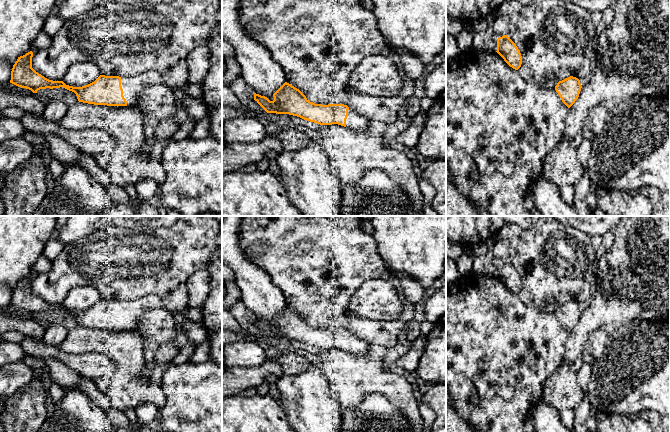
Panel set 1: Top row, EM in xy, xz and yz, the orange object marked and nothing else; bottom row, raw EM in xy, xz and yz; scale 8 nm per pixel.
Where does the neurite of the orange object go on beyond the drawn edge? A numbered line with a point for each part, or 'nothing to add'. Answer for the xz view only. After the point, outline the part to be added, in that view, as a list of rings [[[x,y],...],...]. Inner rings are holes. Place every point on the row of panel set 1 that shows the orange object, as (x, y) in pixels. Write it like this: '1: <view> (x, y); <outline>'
1: xz (354, 121); [[[353,109],[348,110],[348,117],[346,119],[346,127],[355,130],[355,131],[363,131],[369,125],[369,120],[357,114]]]

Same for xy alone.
1: xy (133, 86); [[[154,70],[135,76],[122,76],[121,86],[127,105],[131,106],[134,104],[136,99],[139,98],[147,88],[156,84],[163,84],[163,78],[160,73]]]

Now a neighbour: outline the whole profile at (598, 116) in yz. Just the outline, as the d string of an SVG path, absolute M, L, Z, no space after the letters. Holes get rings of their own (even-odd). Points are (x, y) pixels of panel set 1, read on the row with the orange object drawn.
M595 106L589 111L589 121L594 135L599 135L609 118L609 106Z

